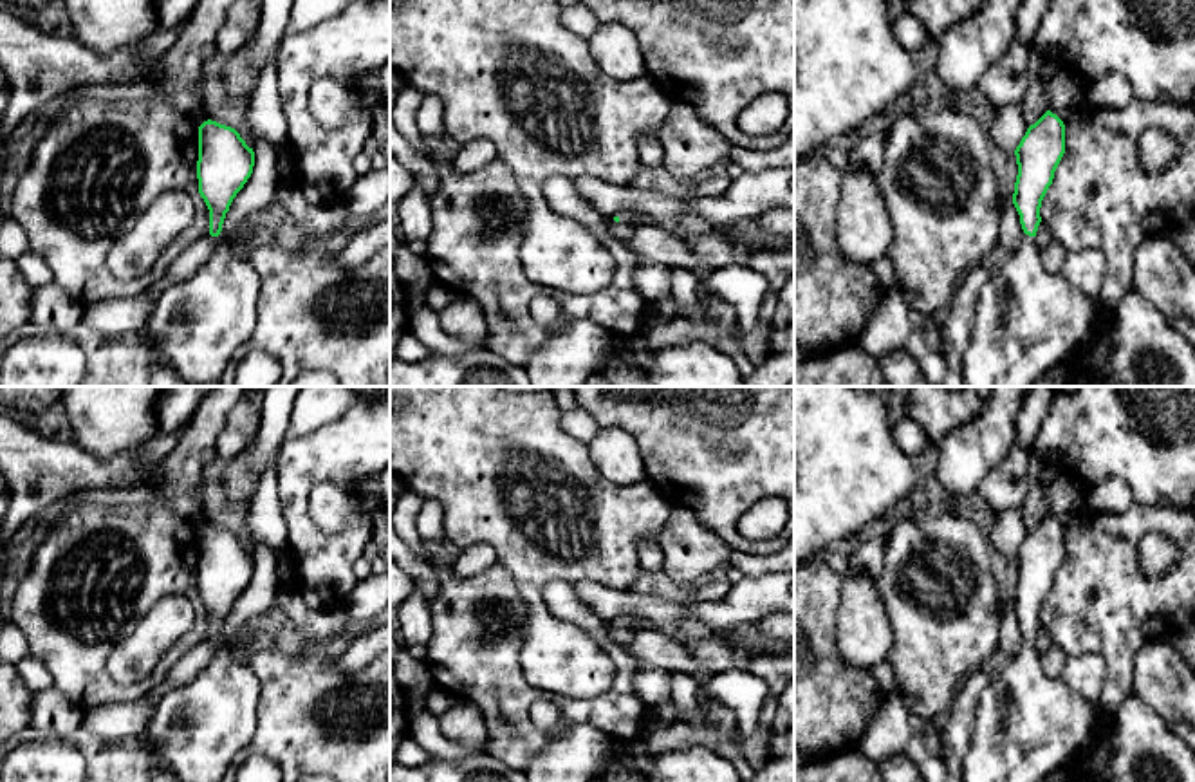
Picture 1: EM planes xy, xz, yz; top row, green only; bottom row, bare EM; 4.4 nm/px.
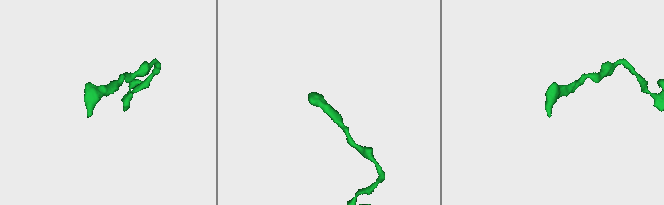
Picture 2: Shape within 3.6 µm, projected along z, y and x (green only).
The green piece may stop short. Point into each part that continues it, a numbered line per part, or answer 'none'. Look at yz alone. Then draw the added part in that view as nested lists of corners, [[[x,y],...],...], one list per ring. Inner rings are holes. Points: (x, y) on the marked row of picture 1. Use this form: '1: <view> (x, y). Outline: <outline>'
1: yz (1028, 320). Outline: [[[1024,235],[1009,260],[982,287],[969,347],[962,358],[966,386],[1033,386],[1049,368],[1067,361],[1094,325],[1092,294],[1074,289],[1063,273],[1049,273],[1036,237]]]

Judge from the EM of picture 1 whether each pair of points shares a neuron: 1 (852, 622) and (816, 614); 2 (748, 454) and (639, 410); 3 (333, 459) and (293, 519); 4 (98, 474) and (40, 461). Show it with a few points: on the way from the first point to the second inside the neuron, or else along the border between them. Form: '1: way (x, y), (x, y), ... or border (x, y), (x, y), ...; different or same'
1: border (843, 578), (836, 622), (836, 651), (842, 660); different
2: way (721, 427), (704, 410), (666, 410); same
3: way (316, 470), (295, 492), (295, 502); same
4: way (83, 470), (55, 470); same

